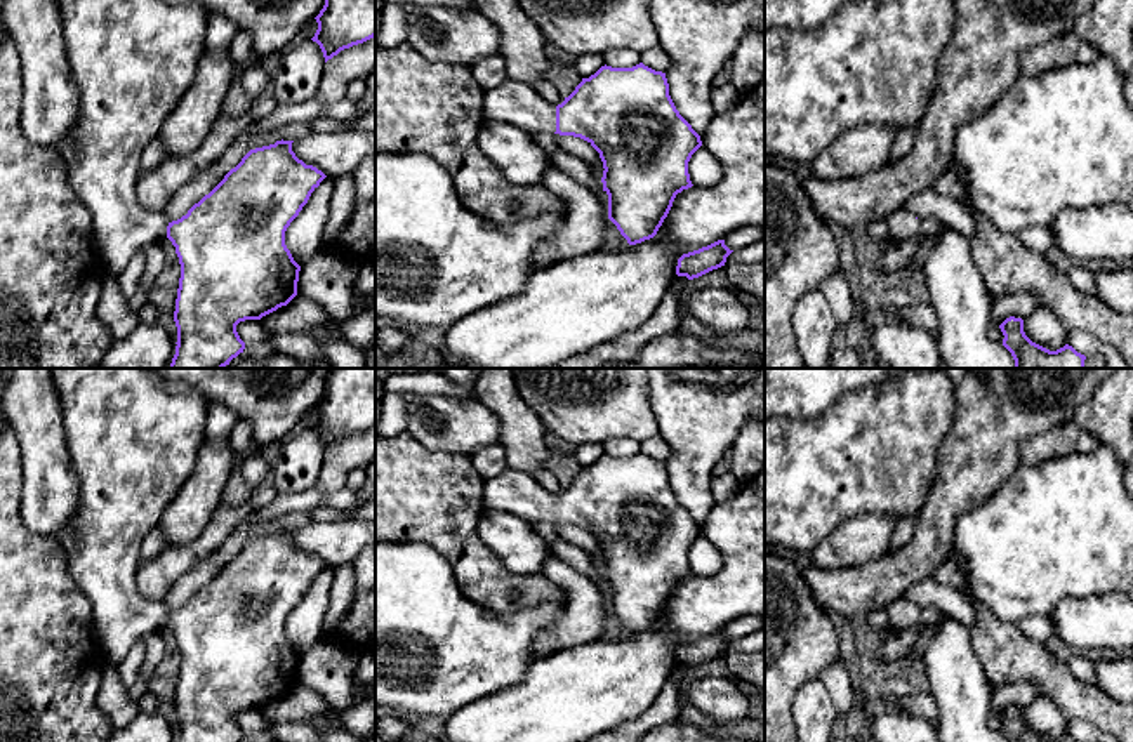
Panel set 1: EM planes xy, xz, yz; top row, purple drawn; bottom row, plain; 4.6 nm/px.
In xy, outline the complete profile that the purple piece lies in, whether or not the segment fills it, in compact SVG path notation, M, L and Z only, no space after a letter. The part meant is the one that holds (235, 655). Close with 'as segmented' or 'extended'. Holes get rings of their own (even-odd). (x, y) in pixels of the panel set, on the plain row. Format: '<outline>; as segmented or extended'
M50 368L50 375L57 388L61 398L61 414L64 426L64 441L68 450L68 459L73 473L80 481L78 509L70 525L54 535L57 544L63 547L68 560L68 572L80 586L83 594L92 603L92 629L99 648L106 653L109 664L120 669L122 660L127 652L146 634L169 627L176 636L176 643L181 653L181 667L176 688L174 711L177 716L177 735L176 742L243 742L245 732L236 721L236 714L245 709L261 709L262 706L287 695L297 685L297 671L301 655L294 650L290 639L285 634L285 620L290 612L299 605L302 596L308 593L311 582L327 566L321 560L313 554L306 554L292 540L294 530L276 530L275 533L250 539L242 551L231 558L224 568L198 593L195 593L186 605L177 610L169 612L163 601L146 600L137 591L137 566L141 563L141 546L146 535L158 525L165 507L179 494L181 487L188 481L195 471L202 445L207 440L207 398L191 384L184 381L165 379L153 374L149 368Z; extended

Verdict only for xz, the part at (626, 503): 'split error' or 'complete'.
split error

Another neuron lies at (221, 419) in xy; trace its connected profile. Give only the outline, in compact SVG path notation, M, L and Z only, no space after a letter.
M209 403L207 434L214 438L228 440L238 419L240 417L235 410L221 403Z

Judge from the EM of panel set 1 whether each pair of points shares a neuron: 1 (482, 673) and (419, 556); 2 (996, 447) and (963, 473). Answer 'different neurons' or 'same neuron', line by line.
1: same neuron
2: same neuron

